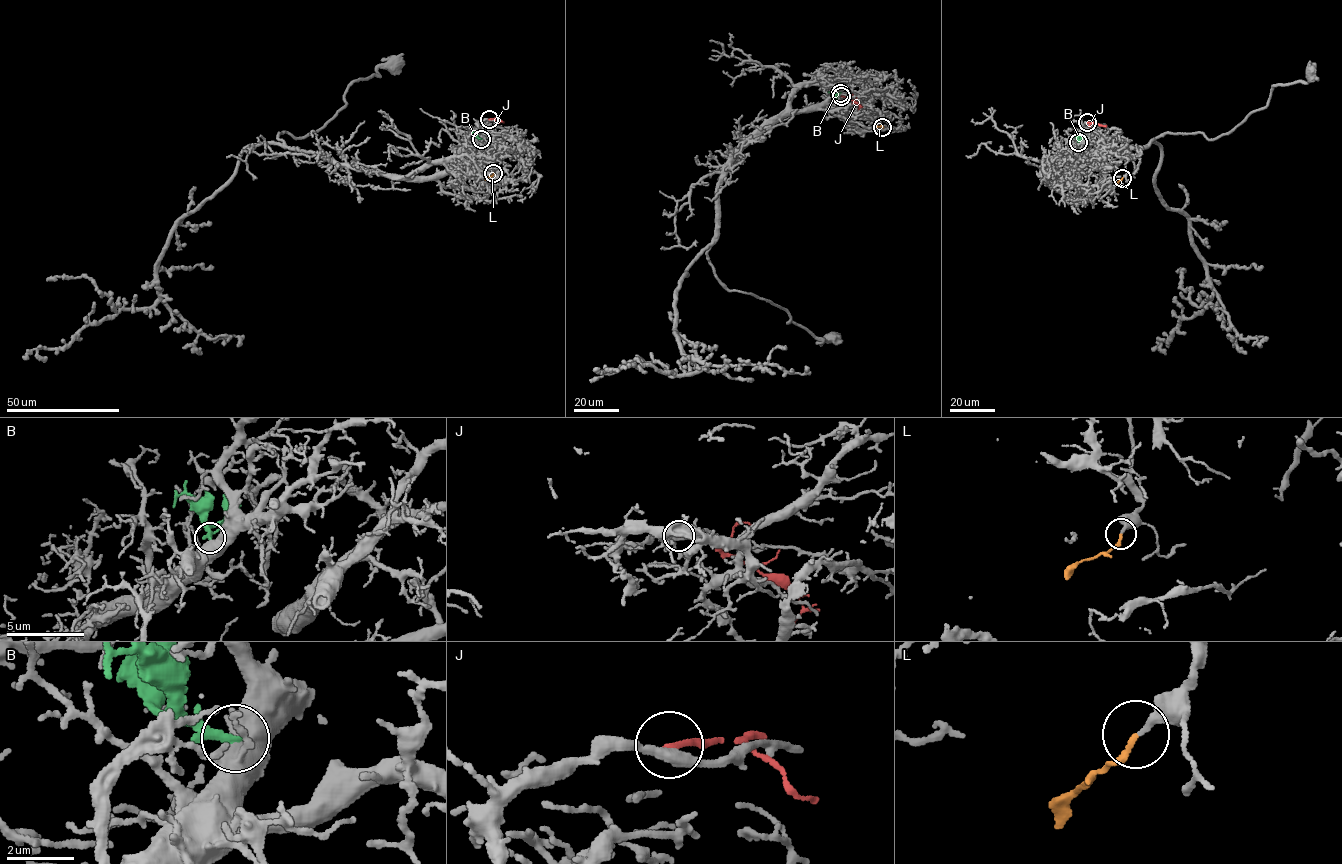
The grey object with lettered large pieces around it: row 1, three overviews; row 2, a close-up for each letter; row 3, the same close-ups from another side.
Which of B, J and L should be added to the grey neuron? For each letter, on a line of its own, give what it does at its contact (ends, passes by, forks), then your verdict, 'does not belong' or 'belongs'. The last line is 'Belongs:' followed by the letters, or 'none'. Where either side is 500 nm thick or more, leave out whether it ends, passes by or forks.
B: does not belong
J: it ends there; does not belong
L: it ends there; belongs
Belongs: L

